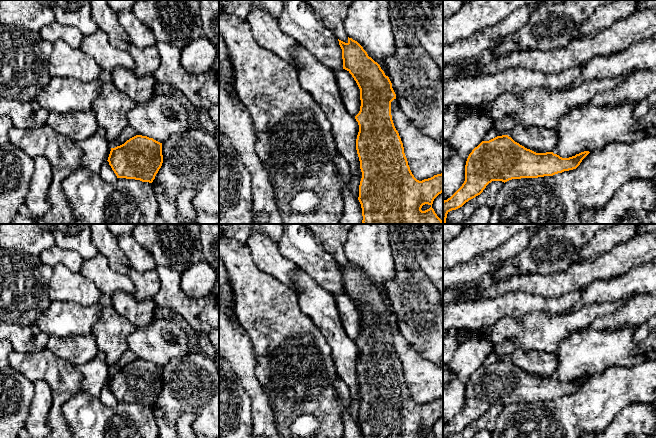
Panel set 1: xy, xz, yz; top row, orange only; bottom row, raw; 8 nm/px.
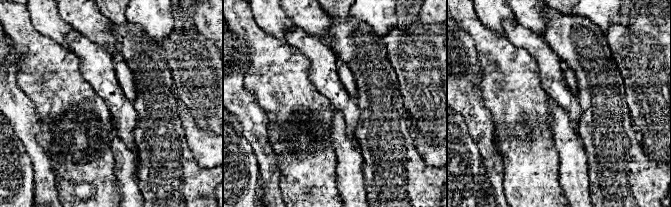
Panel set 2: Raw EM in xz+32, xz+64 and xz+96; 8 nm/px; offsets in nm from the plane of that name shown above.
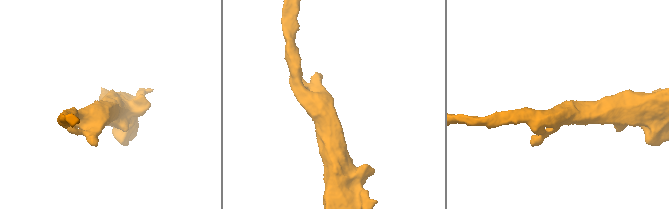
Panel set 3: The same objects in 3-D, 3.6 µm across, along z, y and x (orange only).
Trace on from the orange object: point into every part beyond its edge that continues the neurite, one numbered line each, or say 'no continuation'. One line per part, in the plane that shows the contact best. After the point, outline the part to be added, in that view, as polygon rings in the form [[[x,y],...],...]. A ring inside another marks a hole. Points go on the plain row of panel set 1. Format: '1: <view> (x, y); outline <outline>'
1: xz (350, 317); outline [[[345,293],[336,296],[336,305],[345,332],[351,339],[356,340],[361,330],[360,313],[356,305]]]

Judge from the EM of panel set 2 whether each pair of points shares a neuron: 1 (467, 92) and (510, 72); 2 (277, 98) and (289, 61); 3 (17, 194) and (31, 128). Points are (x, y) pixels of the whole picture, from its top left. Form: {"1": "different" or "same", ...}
{"1": "different", "2": "same", "3": "different"}

